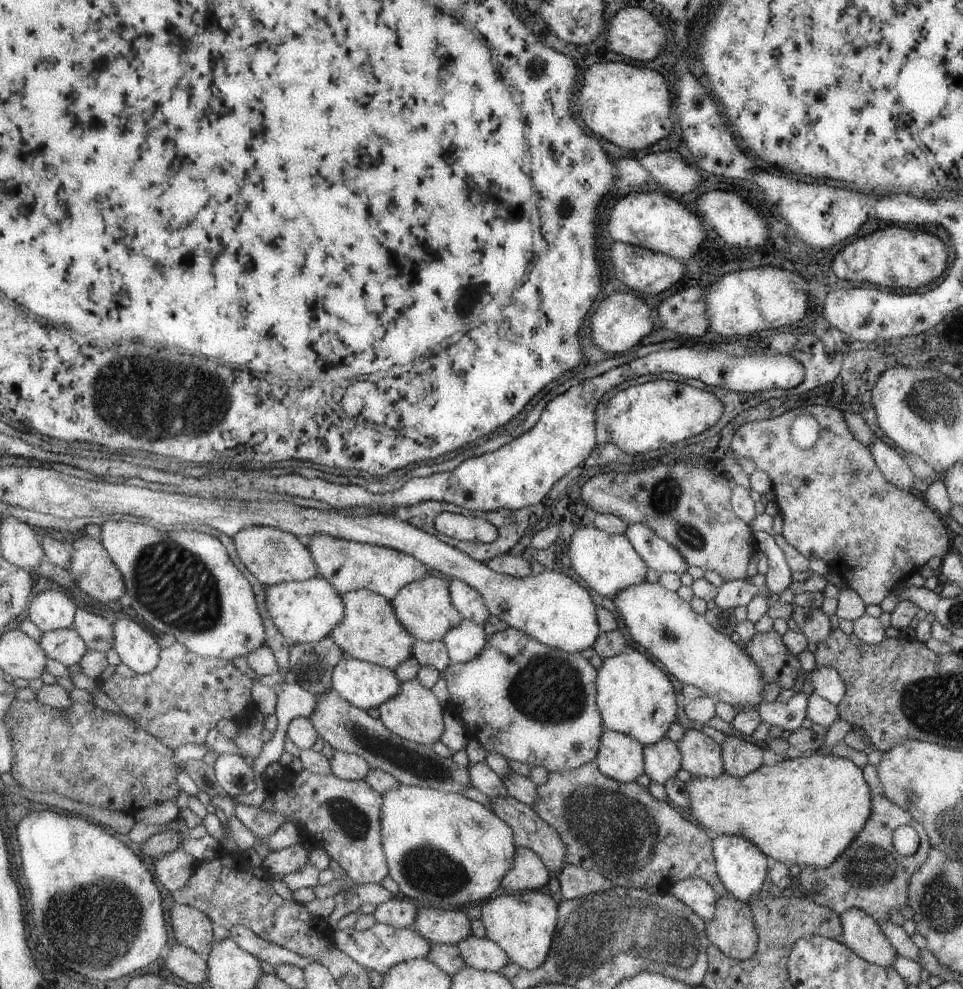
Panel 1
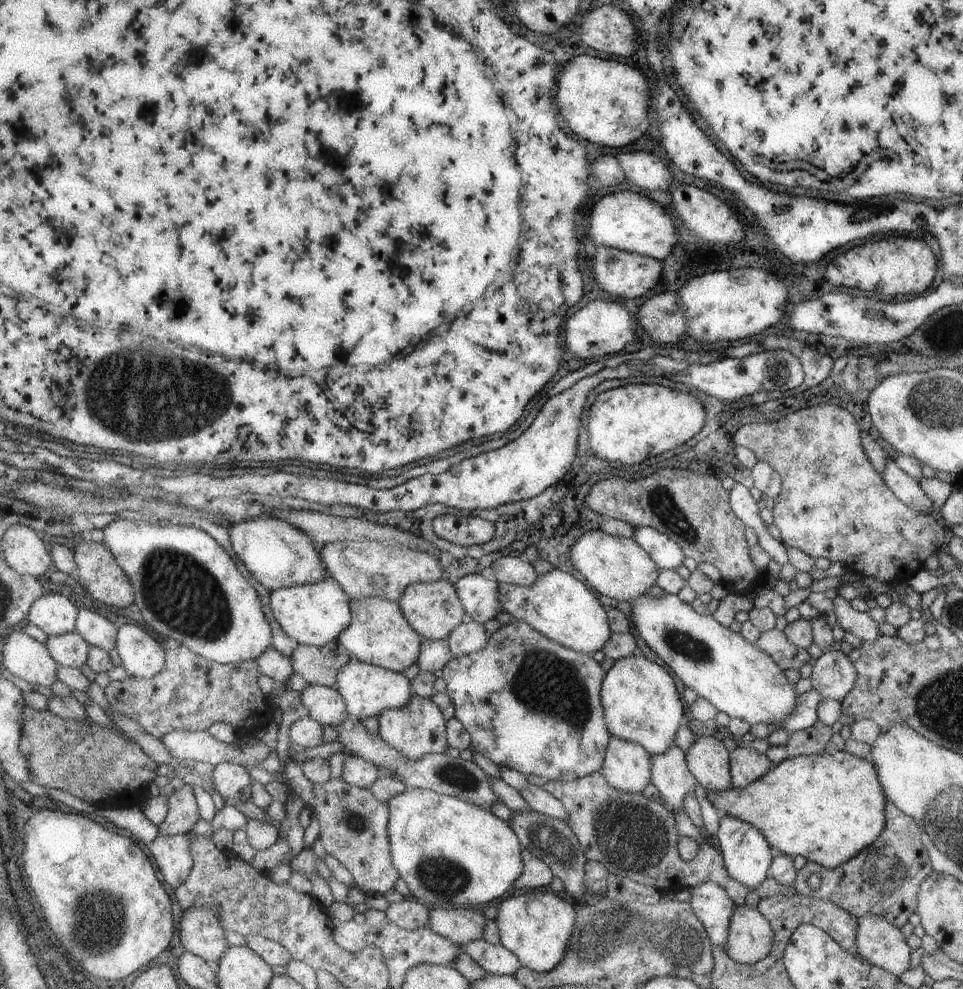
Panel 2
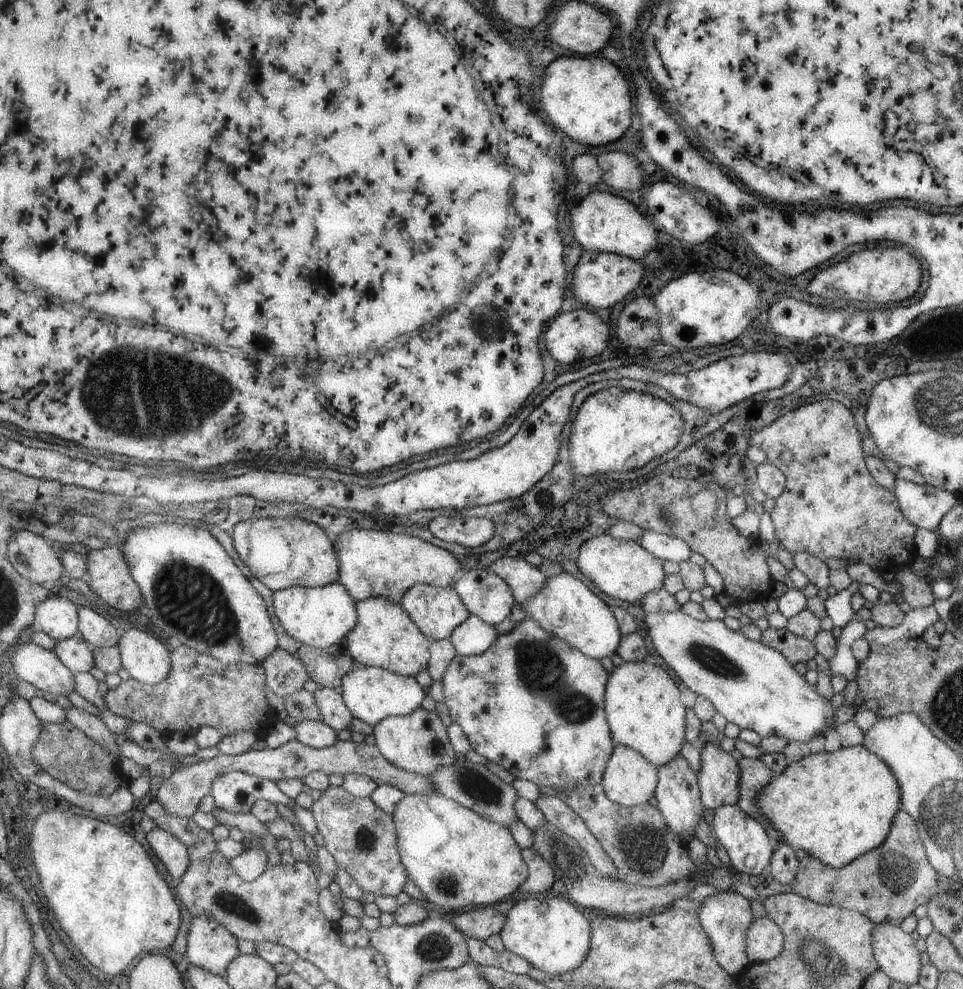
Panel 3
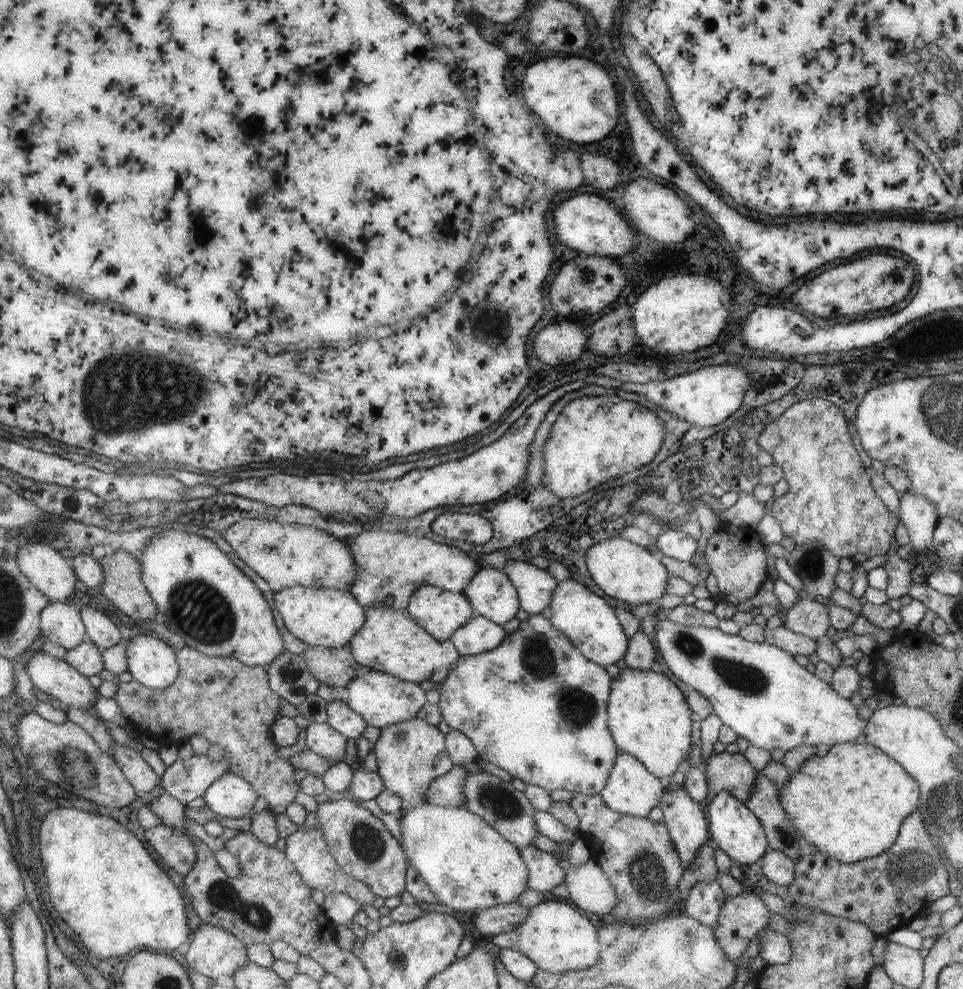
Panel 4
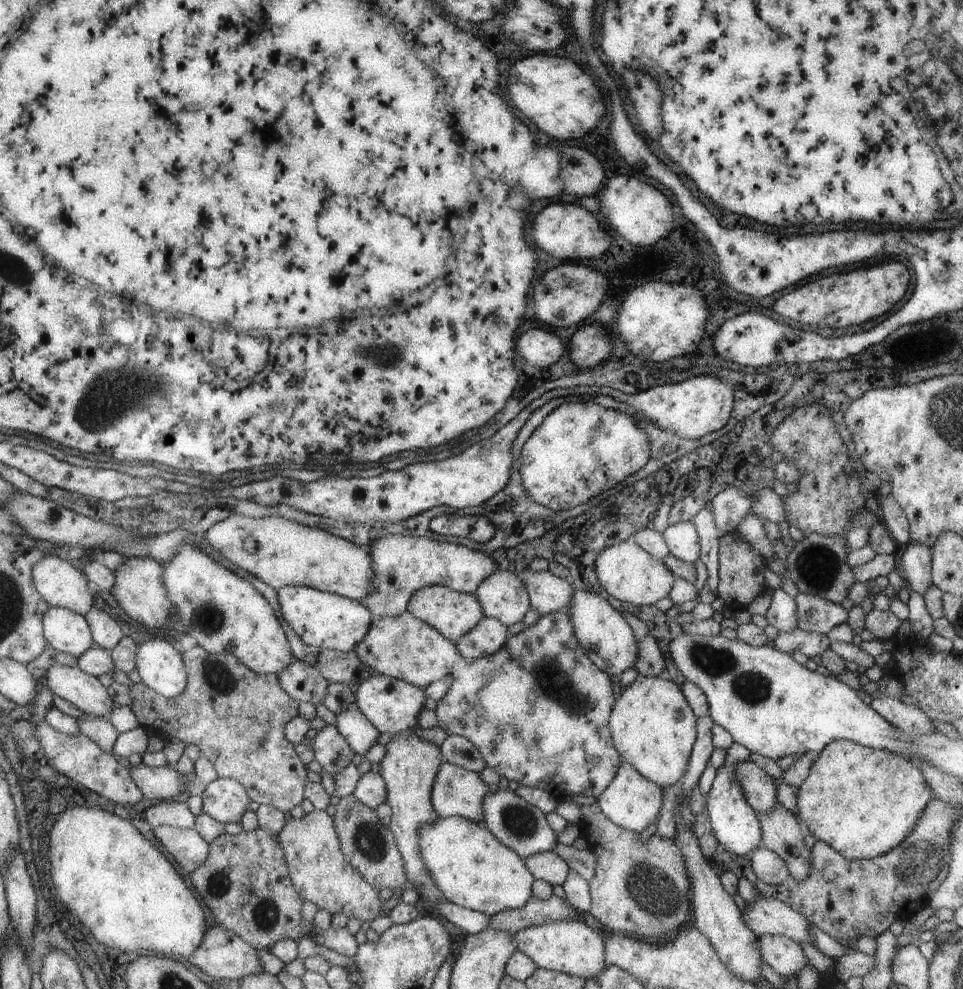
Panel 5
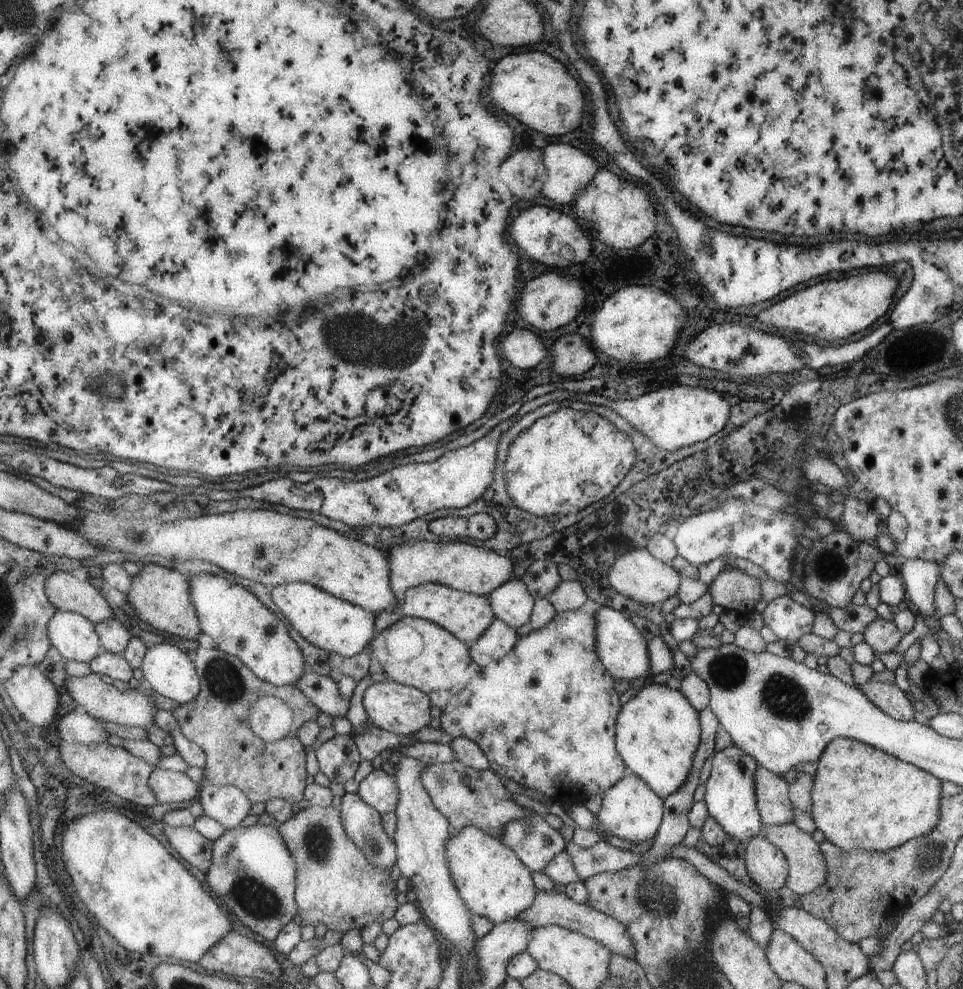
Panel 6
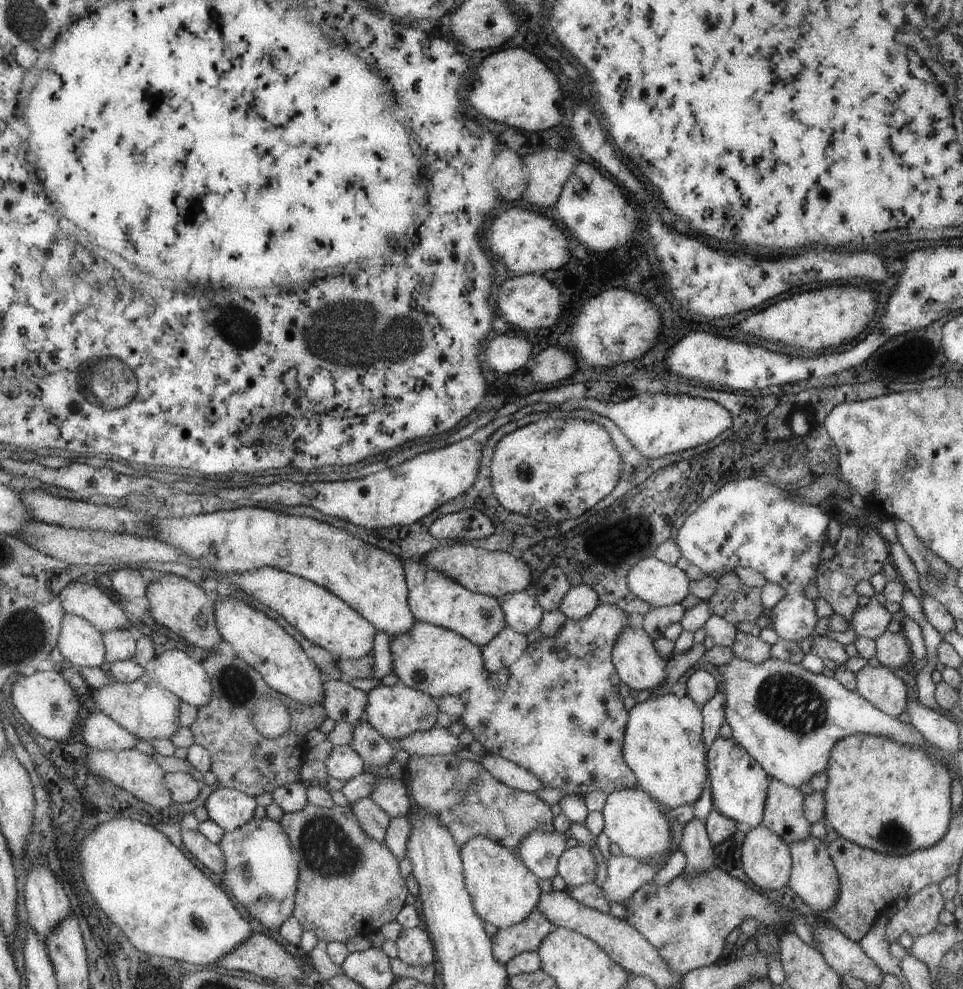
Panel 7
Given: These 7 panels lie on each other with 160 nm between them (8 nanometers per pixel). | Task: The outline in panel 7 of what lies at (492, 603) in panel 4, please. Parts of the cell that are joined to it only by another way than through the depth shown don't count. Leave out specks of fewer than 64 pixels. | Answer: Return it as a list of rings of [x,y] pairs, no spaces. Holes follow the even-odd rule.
[[[526,589],[505,595],[500,605],[504,621],[515,632],[526,635],[533,630],[541,620],[544,610],[535,602]]]

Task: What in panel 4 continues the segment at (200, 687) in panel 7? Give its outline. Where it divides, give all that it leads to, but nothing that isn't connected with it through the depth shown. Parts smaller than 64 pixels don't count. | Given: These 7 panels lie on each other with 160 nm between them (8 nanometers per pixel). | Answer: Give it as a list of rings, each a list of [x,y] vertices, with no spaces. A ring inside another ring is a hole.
[[[136,634],[124,641],[127,671],[133,681],[153,690],[174,682],[178,664],[174,650],[157,636]]]

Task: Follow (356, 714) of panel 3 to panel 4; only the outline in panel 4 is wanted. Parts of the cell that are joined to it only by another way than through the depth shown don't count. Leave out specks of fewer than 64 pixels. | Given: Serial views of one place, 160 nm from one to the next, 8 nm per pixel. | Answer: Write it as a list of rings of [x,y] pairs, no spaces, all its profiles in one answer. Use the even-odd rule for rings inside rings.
[[[368,669],[367,672],[352,678],[344,687],[347,689],[347,706],[356,712],[366,725],[378,729],[415,717],[425,704],[425,692],[417,683],[399,680],[381,671]]]

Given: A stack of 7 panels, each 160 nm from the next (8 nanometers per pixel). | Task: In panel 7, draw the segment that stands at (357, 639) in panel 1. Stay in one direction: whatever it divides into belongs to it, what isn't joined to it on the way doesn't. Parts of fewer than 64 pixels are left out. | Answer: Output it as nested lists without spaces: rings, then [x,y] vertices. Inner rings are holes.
[[[415,621],[410,631],[390,638],[389,650],[392,660],[392,673],[397,676],[398,682],[409,688],[424,692],[433,698],[445,695],[459,696],[462,704],[463,696],[467,696],[467,692],[473,692],[473,709],[475,709],[475,704],[477,704],[475,688],[483,686],[483,676],[489,675],[483,668],[480,648],[476,647],[475,644],[471,644],[467,639],[446,628],[423,621]]]

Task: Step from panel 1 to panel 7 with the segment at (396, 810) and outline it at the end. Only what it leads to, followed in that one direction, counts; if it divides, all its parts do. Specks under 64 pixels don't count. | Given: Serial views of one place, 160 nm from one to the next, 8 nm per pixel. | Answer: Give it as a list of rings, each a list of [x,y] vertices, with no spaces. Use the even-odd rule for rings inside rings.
[[[481,835],[472,836],[459,849],[465,890],[473,910],[485,923],[502,929],[523,920],[537,904],[541,890],[538,878],[523,864],[515,850]]]

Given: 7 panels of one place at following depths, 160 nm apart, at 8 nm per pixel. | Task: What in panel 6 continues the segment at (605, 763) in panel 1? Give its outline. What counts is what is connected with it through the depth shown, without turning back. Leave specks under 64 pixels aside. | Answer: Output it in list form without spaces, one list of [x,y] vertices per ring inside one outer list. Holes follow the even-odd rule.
[[[633,773],[623,775],[615,784],[612,784],[601,794],[598,818],[602,830],[596,833],[593,829],[573,828],[572,841],[580,847],[590,847],[597,841],[602,840],[603,835],[615,835],[630,842],[641,842],[654,838],[662,819],[663,801],[647,784]]]

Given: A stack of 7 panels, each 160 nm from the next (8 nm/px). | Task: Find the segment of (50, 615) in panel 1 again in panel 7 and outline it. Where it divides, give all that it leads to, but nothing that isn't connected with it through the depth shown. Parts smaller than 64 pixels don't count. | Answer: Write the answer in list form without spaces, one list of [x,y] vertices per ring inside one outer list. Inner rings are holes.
[[[66,613],[61,628],[58,650],[69,665],[104,668],[104,642],[94,625],[83,617]]]

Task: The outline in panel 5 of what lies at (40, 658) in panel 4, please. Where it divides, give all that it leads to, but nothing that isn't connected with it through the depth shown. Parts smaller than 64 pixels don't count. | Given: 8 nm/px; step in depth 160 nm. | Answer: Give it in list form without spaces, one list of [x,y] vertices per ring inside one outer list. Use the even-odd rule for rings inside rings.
[[[54,662],[45,670],[43,678],[45,678],[45,684],[53,696],[66,700],[83,714],[95,715],[98,717],[106,716],[110,708],[115,705],[108,696],[107,689],[99,683],[97,677],[88,675],[86,672],[83,672],[83,669],[77,666],[67,667]]]

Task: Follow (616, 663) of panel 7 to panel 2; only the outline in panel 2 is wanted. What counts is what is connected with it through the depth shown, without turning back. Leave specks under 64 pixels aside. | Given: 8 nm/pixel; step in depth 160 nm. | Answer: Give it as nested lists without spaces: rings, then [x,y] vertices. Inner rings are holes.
[[[559,569],[537,575],[526,587],[499,581],[496,597],[511,620],[523,621],[545,638],[583,654],[599,650],[611,634],[605,606],[599,605],[587,585]]]

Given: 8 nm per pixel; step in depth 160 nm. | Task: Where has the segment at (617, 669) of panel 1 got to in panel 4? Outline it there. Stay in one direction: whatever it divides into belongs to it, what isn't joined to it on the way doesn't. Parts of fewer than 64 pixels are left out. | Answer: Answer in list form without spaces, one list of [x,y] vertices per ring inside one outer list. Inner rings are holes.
[[[625,667],[610,684],[607,726],[619,751],[633,755],[660,780],[672,776],[691,748],[691,714],[681,690],[663,673]]]

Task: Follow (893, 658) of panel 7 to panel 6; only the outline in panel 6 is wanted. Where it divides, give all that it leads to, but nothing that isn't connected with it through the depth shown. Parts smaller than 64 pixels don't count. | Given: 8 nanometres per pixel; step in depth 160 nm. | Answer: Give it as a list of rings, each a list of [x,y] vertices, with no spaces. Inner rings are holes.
[[[873,618],[863,632],[863,641],[876,653],[889,653],[900,642],[902,635],[892,622]]]

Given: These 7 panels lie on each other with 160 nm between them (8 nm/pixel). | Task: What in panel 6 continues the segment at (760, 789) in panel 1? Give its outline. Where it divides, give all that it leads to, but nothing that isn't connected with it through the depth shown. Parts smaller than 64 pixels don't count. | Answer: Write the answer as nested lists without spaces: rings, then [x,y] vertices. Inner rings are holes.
[[[853,737],[832,738],[818,758],[816,773],[812,777],[811,808],[808,813],[815,828],[823,833],[824,840],[837,848],[845,852],[857,849],[886,852],[931,832],[939,824],[941,783],[929,772],[858,742]]]

